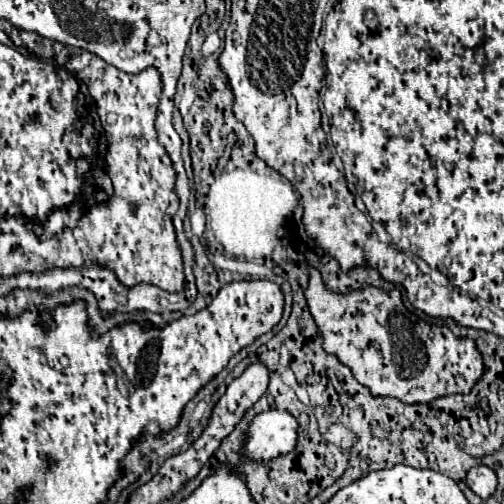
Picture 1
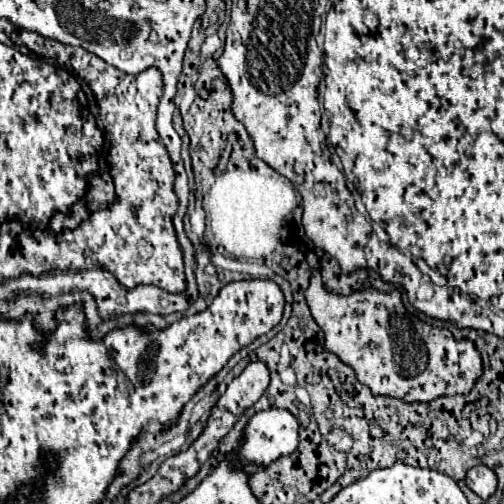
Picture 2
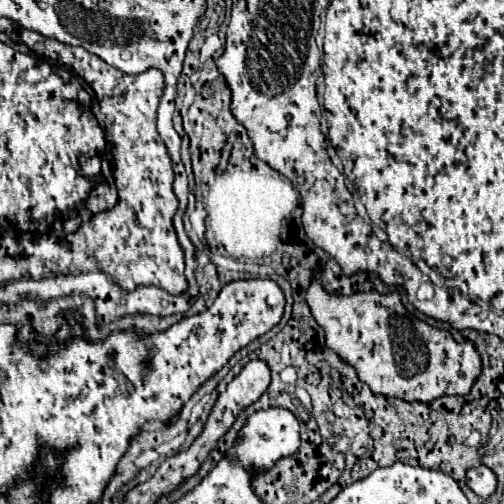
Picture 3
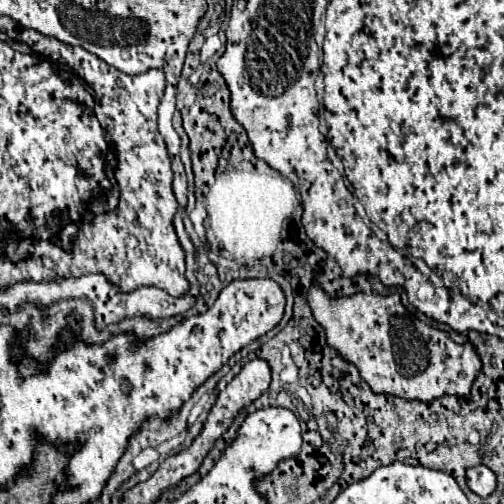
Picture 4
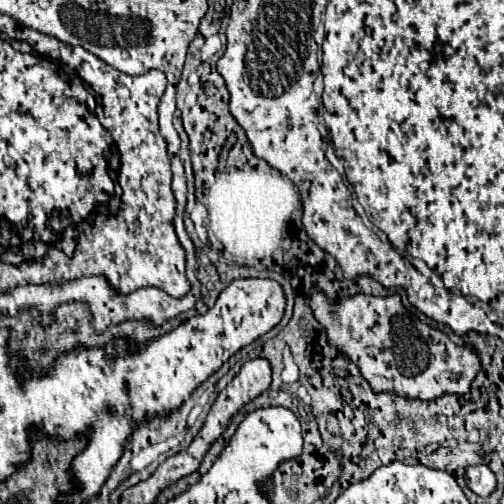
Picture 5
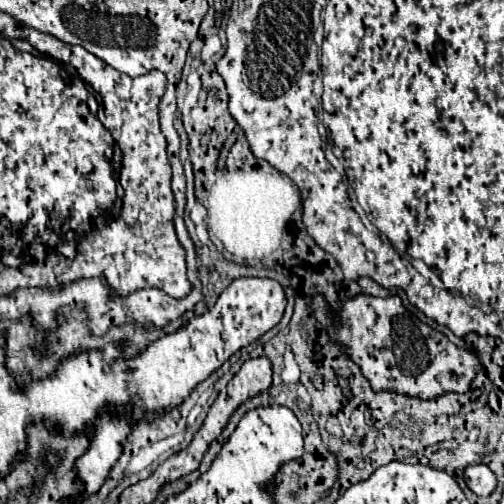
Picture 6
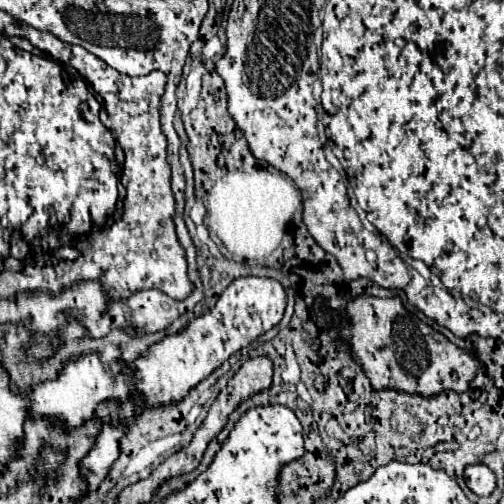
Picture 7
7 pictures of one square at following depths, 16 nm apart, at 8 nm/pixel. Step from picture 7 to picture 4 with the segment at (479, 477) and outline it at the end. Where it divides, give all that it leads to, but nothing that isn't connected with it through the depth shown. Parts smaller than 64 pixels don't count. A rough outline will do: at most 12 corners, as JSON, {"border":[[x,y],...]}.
{"border":[[488,466],[466,470],[466,484],[486,498],[496,490],[496,476]]}

